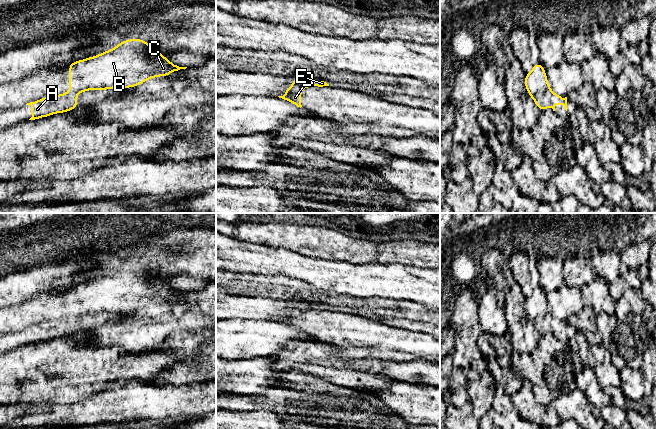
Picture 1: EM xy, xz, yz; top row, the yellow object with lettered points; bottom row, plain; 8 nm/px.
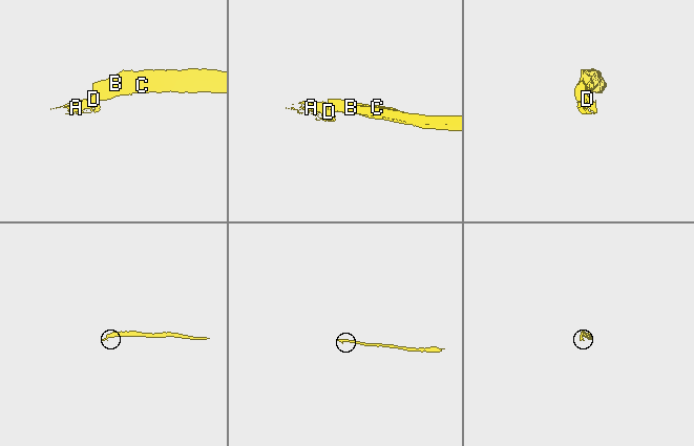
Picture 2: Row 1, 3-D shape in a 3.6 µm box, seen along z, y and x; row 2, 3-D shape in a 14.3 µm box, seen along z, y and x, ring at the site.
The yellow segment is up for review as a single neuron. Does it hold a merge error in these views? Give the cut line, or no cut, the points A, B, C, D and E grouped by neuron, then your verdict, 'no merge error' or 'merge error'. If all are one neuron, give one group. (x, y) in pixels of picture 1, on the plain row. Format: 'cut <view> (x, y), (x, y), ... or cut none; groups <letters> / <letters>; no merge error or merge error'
cut yz (549, 311), (537, 316), (532, 321); groups A D / B C E; merge error

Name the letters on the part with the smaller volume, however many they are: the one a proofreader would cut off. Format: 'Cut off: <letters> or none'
Cut off: A, D

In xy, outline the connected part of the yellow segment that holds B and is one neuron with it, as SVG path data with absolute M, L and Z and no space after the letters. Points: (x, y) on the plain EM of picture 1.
M127 263L113 273L94 281L88 281L69 288L69 316L85 316L89 314L107 314L113 312L131 312L143 308L149 302L167 301L170 297L187 291L179 291L164 281L148 266Z

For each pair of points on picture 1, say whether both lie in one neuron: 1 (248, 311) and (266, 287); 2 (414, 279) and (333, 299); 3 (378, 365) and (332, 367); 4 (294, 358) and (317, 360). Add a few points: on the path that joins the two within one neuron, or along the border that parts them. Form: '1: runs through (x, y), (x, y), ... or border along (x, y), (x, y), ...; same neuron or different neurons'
1: border along (236, 293), (282, 300); different neurons
2: border along (328, 290), (359, 297), (374, 297); different neurons
3: border along (347, 359), (353, 368), (372, 373); different neurons
4: runs through (300, 358), (311, 358); same neuron

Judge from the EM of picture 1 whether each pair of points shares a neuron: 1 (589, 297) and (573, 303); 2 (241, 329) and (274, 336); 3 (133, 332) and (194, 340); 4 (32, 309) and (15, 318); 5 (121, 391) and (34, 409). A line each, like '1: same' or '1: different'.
1: different
2: same
3: same
4: same
5: same

